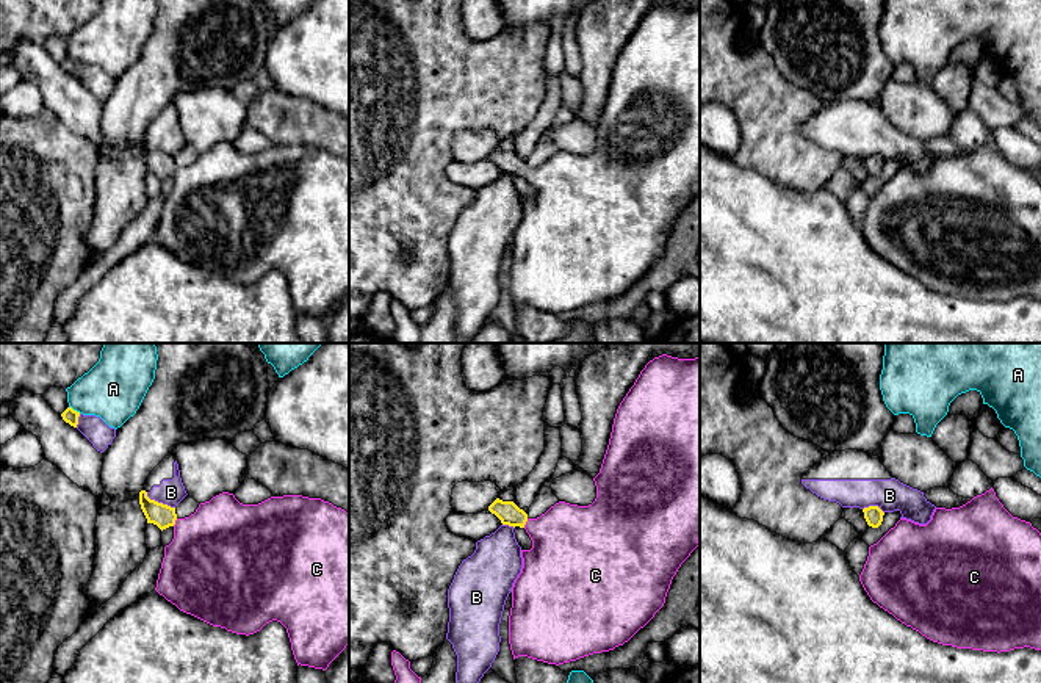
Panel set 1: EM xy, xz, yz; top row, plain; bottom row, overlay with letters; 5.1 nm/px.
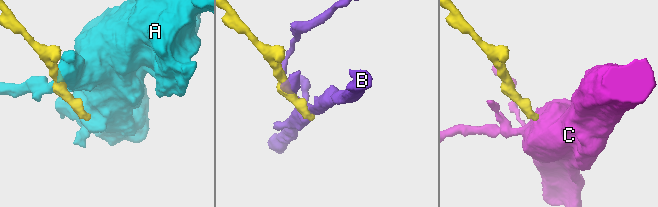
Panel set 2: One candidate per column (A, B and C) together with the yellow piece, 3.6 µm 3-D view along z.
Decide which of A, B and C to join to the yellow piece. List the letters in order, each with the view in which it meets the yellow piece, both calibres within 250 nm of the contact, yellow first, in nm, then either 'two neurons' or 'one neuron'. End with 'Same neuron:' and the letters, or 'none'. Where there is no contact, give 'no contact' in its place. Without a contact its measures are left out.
A: xy | 80/320 nm | two neurons
B: xy | 120/140 nm | two neurons
C: xz | 110/380 nm | one neuron
Same neuron: C

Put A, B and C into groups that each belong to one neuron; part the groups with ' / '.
A / B / C

